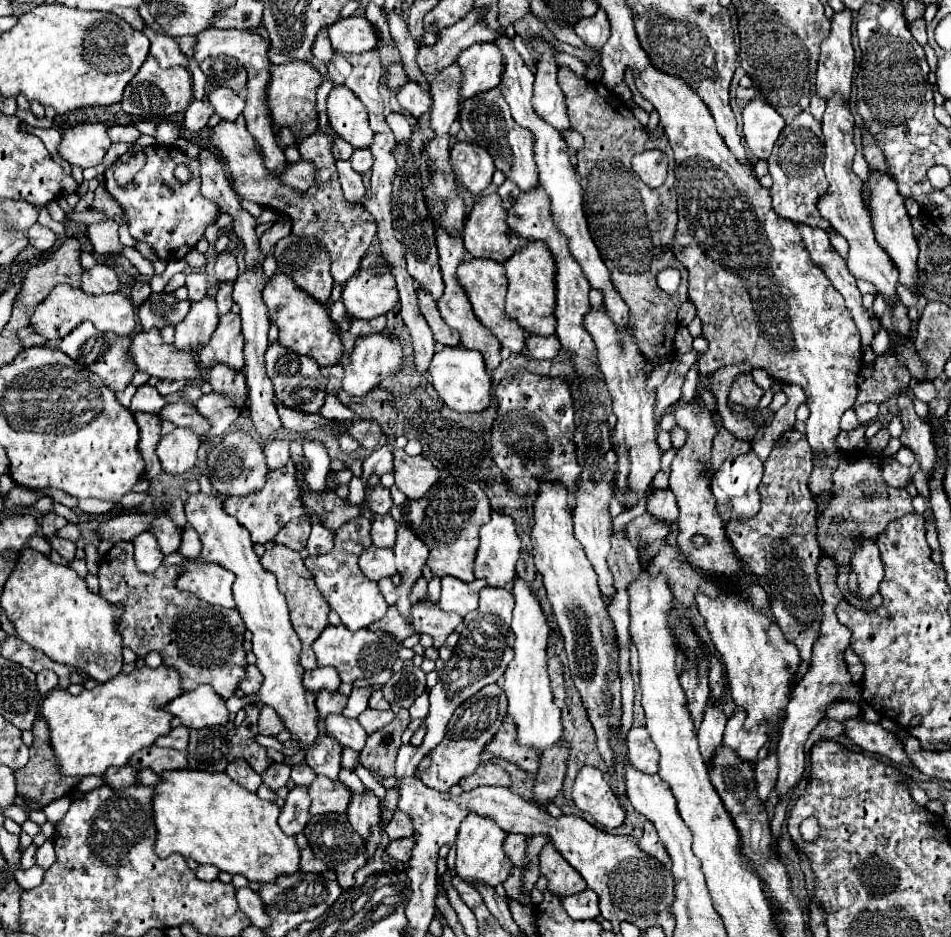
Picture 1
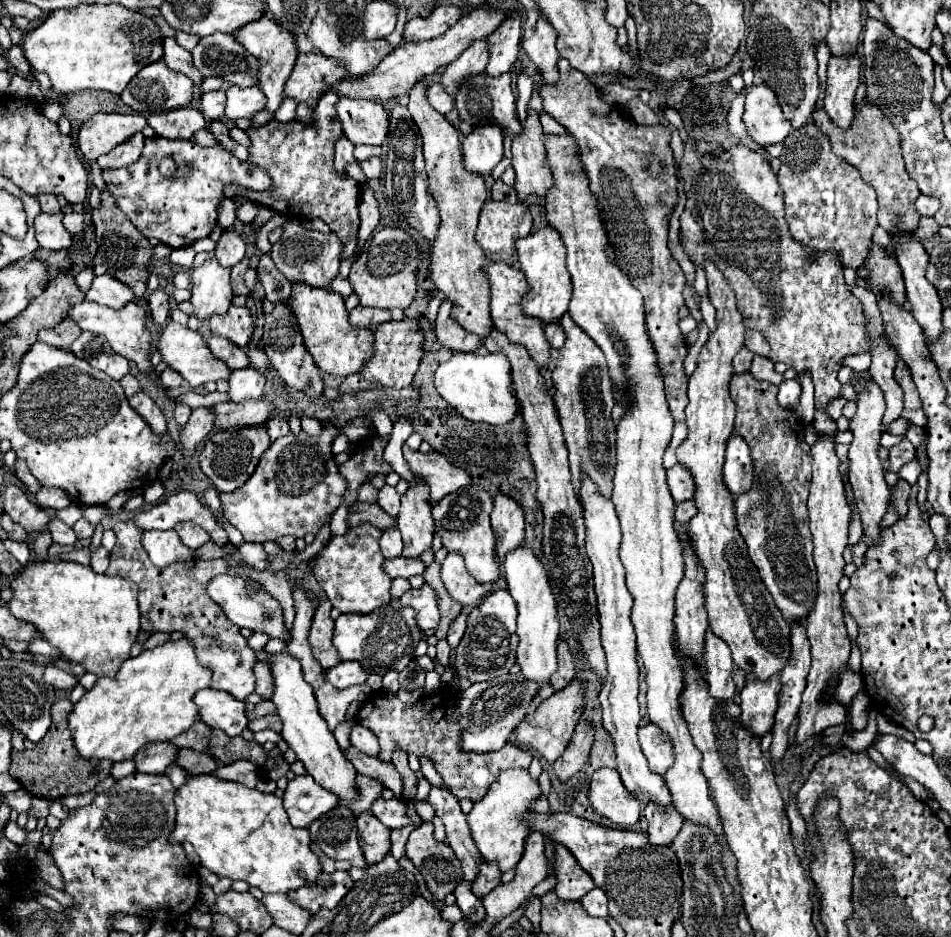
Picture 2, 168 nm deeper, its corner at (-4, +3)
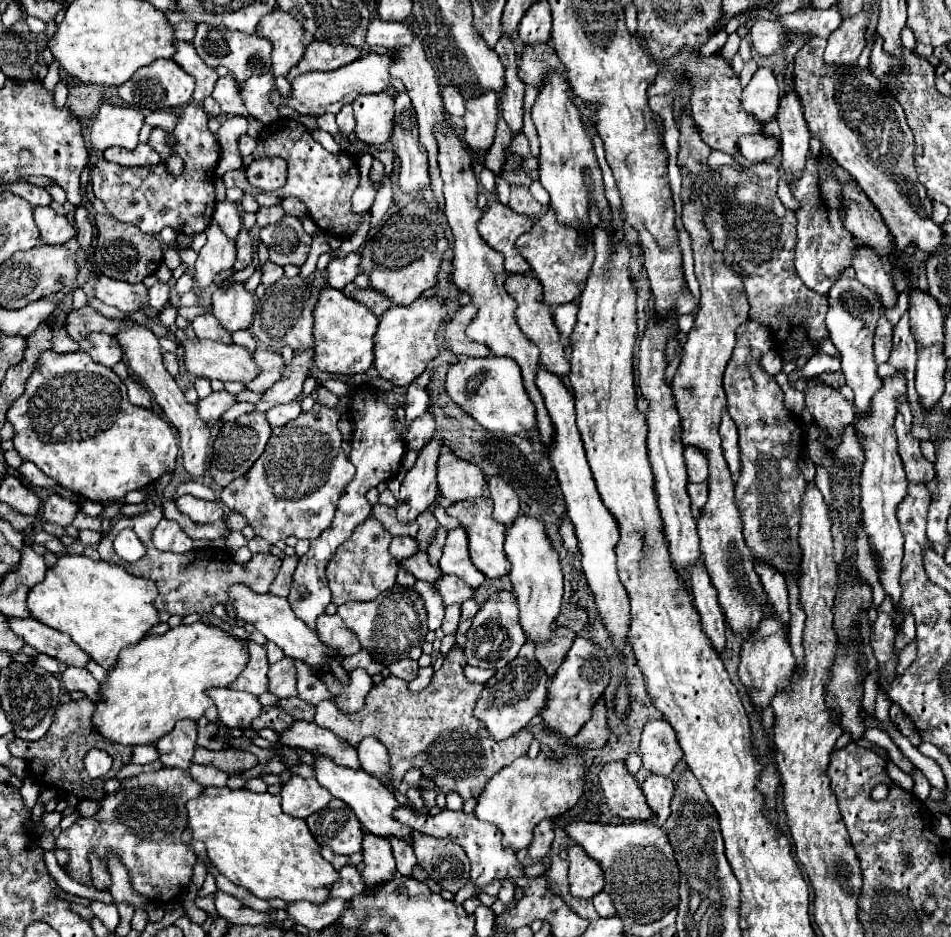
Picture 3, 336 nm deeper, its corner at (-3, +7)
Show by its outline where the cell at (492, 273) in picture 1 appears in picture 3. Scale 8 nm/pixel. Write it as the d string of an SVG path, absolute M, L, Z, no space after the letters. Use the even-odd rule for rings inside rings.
M523 273L523 275L507 275L505 281L505 289L507 293L517 299L517 321L521 331L539 347L541 351L541 363L555 375L567 375L567 371L571 369L569 361L565 359L565 343L563 337L559 335L559 329L555 327L553 319L551 319L551 307L547 307L543 303L543 289L541 283L531 275L531 273Z

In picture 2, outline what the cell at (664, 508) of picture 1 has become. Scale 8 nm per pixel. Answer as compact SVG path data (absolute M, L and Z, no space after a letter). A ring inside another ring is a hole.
M674 465L672 469L668 469L666 481L668 481L668 489L672 493L674 503L682 503L682 501L692 499L694 481L692 481L692 475L682 465Z

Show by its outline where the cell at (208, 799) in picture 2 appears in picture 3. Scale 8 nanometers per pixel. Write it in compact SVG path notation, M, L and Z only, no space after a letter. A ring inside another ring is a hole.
M205 787L197 799L187 803L187 811L193 839L205 843L209 859L231 883L247 889L259 899L283 899L285 903L311 901L315 905L329 899L331 885L339 879L339 873L321 857L321 847L309 833L305 819L293 819L281 811L281 797L271 793L251 793L247 789L233 791L229 787Z

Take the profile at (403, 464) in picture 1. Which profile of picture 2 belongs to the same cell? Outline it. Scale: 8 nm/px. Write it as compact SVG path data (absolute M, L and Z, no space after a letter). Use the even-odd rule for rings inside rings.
M406 444L402 451L408 469L414 475L414 483L420 483L420 479L424 479L424 483L428 483L432 501L440 501L444 495L470 485L470 475L464 469L450 465L442 453L420 453L412 451Z

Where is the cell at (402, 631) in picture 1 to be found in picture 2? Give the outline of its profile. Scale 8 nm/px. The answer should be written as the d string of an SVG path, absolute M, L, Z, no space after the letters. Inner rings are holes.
M422 585L420 589L410 589L400 597L400 601L404 603L404 607L412 607L416 611L416 623L420 623L422 631L438 627L440 611L432 587Z

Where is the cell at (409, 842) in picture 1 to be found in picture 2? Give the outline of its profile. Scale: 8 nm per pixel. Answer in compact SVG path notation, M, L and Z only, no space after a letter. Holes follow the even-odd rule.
M422 823L410 833L406 843L406 857L422 873L436 901L442 901L448 893L452 893L456 883L462 879L460 861L454 857L448 843L434 839L432 823Z

